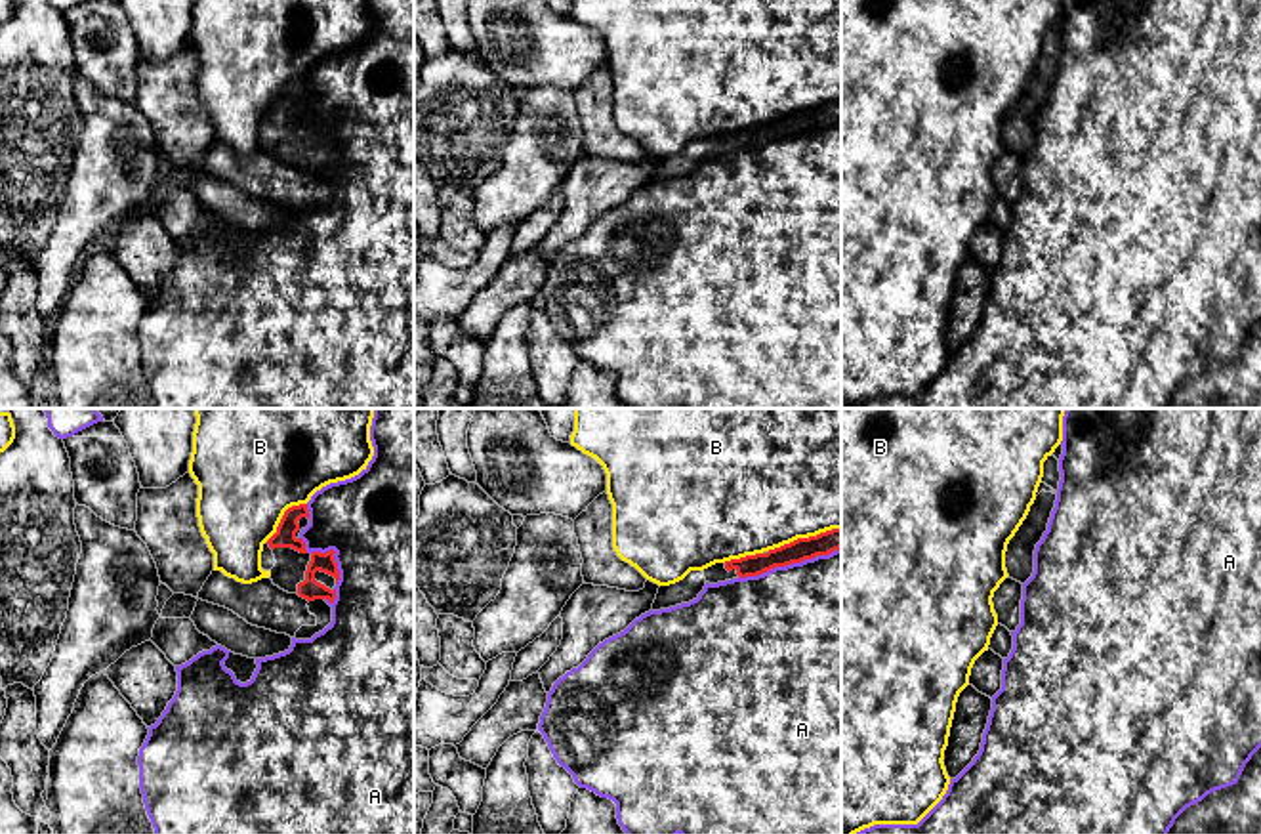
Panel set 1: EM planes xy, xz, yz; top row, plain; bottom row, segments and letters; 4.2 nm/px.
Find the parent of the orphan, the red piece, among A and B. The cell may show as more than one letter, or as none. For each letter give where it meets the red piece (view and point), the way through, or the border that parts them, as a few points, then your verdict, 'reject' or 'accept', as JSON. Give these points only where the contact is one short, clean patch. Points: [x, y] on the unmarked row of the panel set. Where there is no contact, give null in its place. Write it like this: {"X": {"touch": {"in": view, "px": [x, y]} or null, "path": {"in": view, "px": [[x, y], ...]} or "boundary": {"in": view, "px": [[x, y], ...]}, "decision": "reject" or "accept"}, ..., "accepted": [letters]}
{"A": {"touch": {"in": "xz", "px": [788, 136]}, "decision": "reject"}, "B": {"touch": {"in": "xz", "px": [804, 111]}, "decision": "reject"}, "accepted": []}

